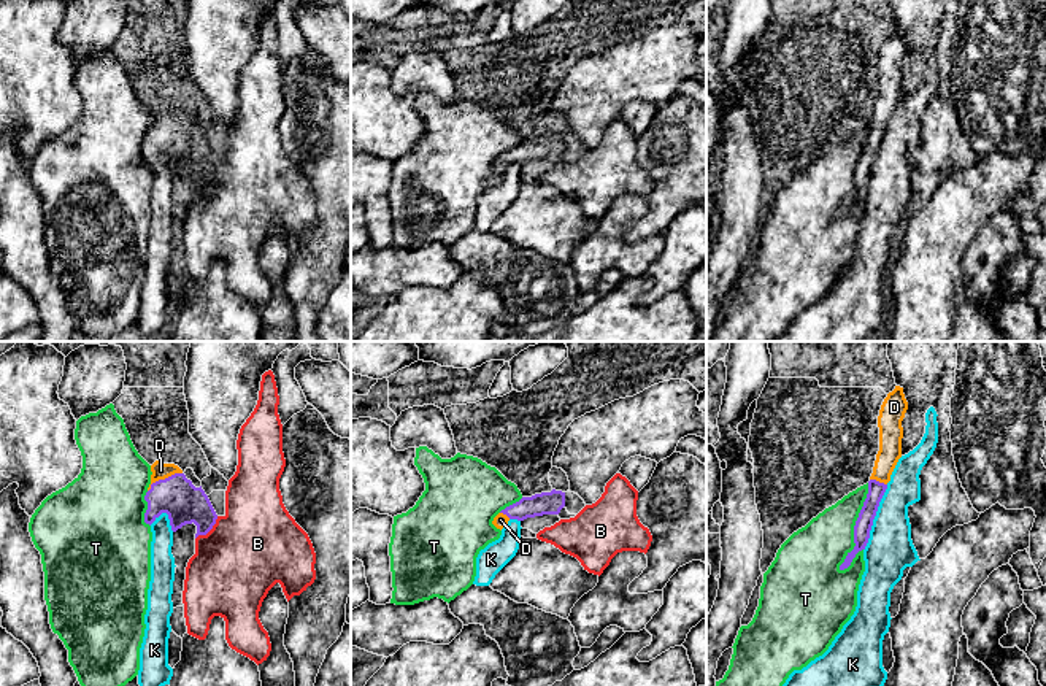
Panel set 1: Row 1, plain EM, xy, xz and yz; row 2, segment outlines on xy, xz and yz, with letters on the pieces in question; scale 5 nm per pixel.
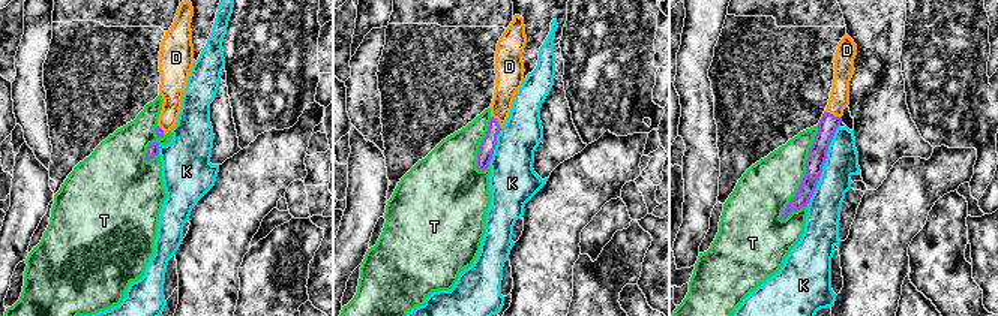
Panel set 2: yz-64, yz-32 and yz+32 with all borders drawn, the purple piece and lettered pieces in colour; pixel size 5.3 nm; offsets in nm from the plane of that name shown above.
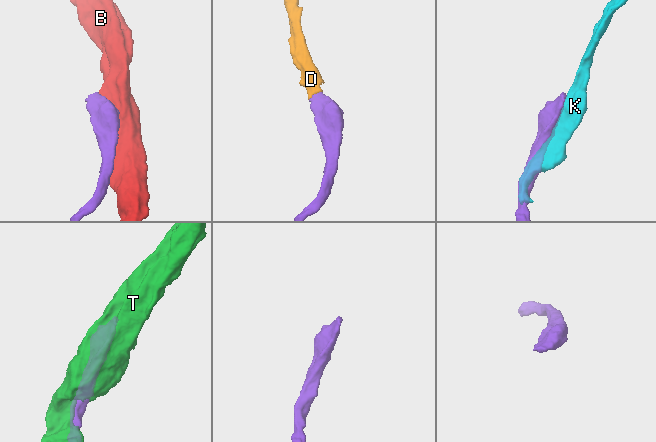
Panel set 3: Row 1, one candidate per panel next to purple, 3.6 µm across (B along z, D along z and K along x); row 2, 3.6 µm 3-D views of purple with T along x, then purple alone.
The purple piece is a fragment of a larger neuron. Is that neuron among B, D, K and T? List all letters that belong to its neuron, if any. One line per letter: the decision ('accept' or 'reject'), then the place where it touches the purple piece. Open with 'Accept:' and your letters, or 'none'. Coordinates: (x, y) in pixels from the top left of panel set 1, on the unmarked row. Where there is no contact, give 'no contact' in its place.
Accept: D
B: reject | xy (208, 175)
D: accept | xy (162, 124)
K: reject | yz (873, 162)
T: reject | yz (854, 172)

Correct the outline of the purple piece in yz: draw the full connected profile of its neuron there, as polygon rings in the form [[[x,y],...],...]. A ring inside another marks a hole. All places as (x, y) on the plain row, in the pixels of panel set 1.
[[[895,30],[892,37],[884,43],[879,60],[879,95],[876,98],[873,118],[868,125],[868,138],[863,146],[863,151],[859,157],[859,162],[854,170],[854,194],[848,197],[844,206],[840,210],[840,214],[844,214],[851,210],[856,198],[865,194],[873,164],[876,160],[879,146],[887,133],[890,119],[902,102],[902,83],[903,71],[902,65],[908,54],[908,46],[903,38],[903,32]]]

